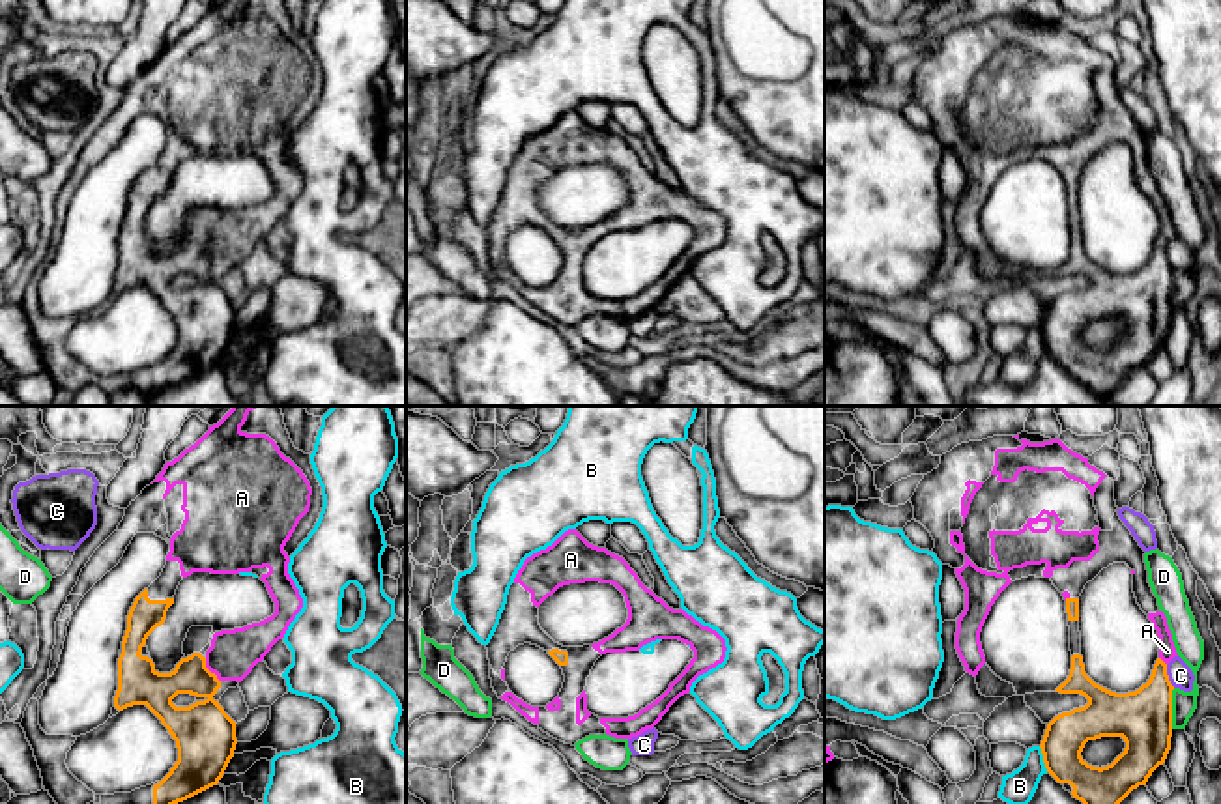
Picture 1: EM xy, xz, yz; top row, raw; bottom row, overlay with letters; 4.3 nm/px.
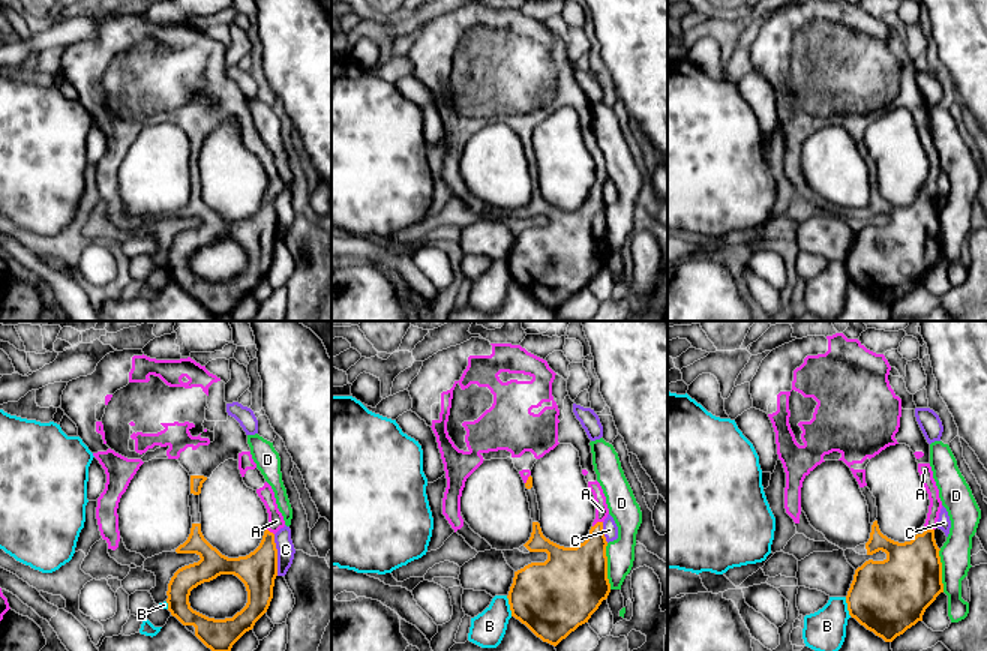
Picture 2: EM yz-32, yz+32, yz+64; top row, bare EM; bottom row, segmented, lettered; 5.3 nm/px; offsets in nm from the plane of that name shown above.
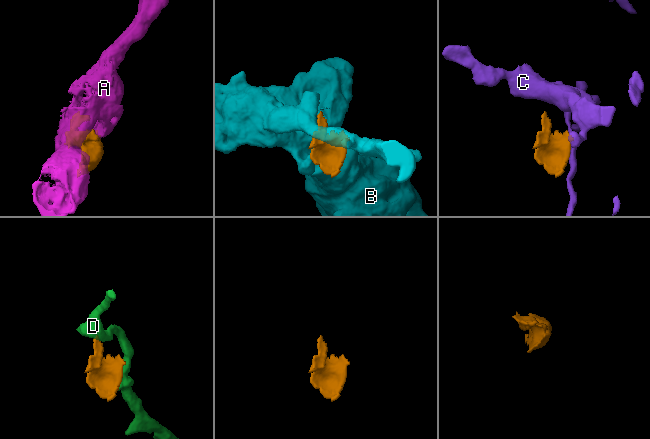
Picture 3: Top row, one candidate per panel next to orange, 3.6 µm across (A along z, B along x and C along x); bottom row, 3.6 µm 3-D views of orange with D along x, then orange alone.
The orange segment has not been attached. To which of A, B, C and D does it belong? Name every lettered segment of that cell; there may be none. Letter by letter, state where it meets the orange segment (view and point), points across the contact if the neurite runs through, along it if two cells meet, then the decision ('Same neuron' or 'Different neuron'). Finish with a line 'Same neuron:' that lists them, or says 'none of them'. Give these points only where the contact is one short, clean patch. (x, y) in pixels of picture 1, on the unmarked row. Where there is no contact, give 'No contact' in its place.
A: Touches orange at xy (208, 251). Same neuron
B: Touches orange at yz (1044, 341). Boundary: yz (1038, 328), (1048, 352). Different neuron
C: Touches orange at yz (1167, 257). Boundary: yz (1165, 245), (1165, 255), (1175, 268). Different neuron
D: Touches orange at yz (1171, 290). Different neuron
Same neuron: A

